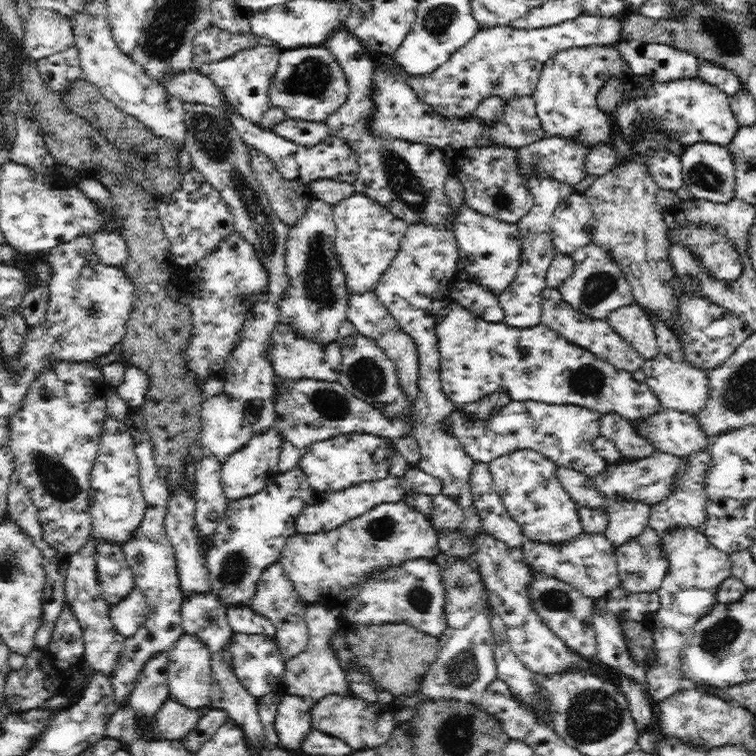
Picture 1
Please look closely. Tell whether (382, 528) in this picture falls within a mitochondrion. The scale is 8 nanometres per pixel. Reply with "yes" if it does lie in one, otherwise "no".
yes

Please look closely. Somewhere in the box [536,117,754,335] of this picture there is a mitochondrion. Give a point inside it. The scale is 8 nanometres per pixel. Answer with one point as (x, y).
(599, 285)

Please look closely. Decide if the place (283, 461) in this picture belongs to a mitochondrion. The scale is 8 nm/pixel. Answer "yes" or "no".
no

